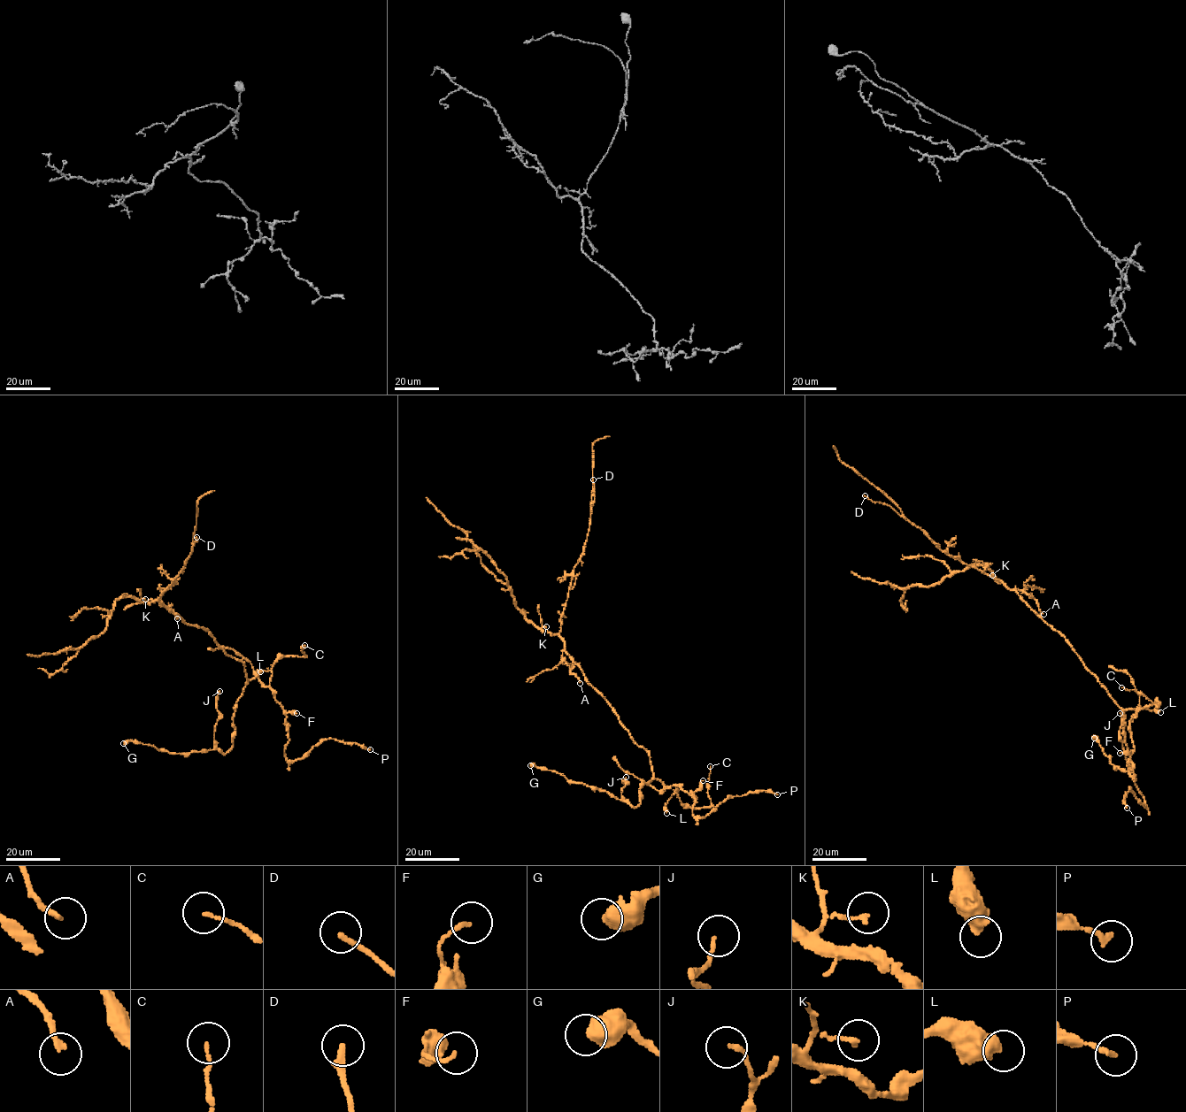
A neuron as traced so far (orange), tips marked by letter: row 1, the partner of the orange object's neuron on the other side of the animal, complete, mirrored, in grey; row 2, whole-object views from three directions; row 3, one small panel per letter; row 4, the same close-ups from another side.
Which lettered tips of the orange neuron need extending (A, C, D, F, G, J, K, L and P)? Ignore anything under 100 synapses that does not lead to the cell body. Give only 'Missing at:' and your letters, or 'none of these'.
Missing at: none of these

